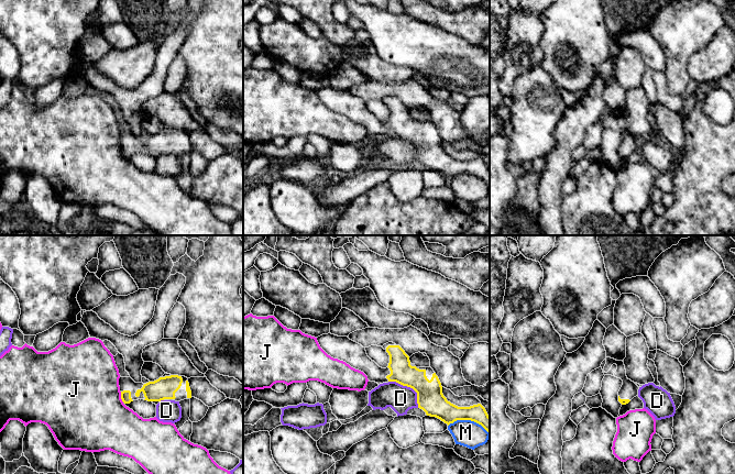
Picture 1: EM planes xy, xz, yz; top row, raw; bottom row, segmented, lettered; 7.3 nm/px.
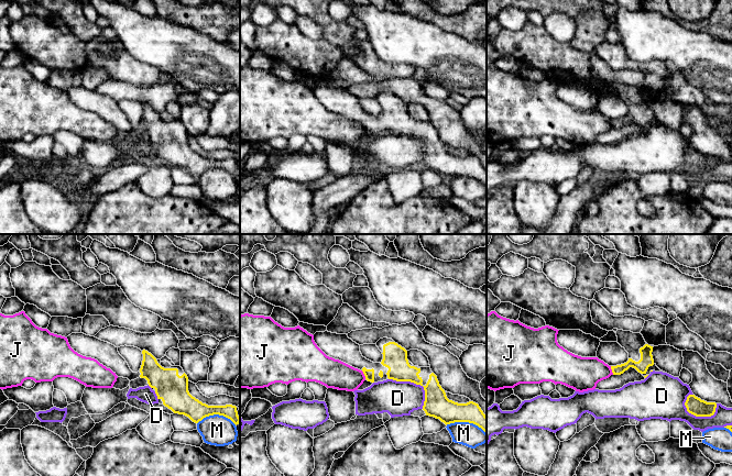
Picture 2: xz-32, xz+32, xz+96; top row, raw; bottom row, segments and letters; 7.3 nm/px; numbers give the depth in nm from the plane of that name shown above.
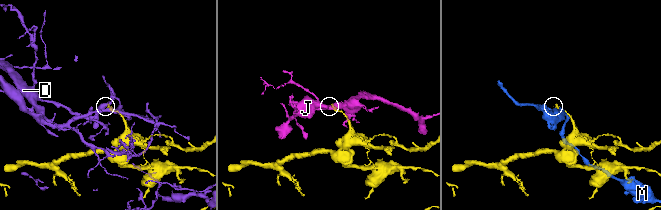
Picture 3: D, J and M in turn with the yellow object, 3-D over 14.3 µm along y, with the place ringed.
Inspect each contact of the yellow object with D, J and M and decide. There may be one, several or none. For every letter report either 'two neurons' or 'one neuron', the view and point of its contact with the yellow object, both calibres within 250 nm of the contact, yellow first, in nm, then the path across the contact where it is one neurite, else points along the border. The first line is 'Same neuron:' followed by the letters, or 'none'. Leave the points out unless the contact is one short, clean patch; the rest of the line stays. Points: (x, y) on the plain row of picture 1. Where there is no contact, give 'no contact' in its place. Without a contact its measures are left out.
Same neuron: none
D: two neurons; meets yellow in xz at (409, 140); 190 nm thick on the yellow side, 190 nm on the other
J: two neurons; meets yellow in xy at (121, 151); 80 nm thick on the yellow side, 500 nm on the other; border along xy (120, 145), (120, 152), (123, 155)
M: two neurons; meets yellow in xz at (469, 173); 160 nm thick on the yellow side, 190 nm on the other

